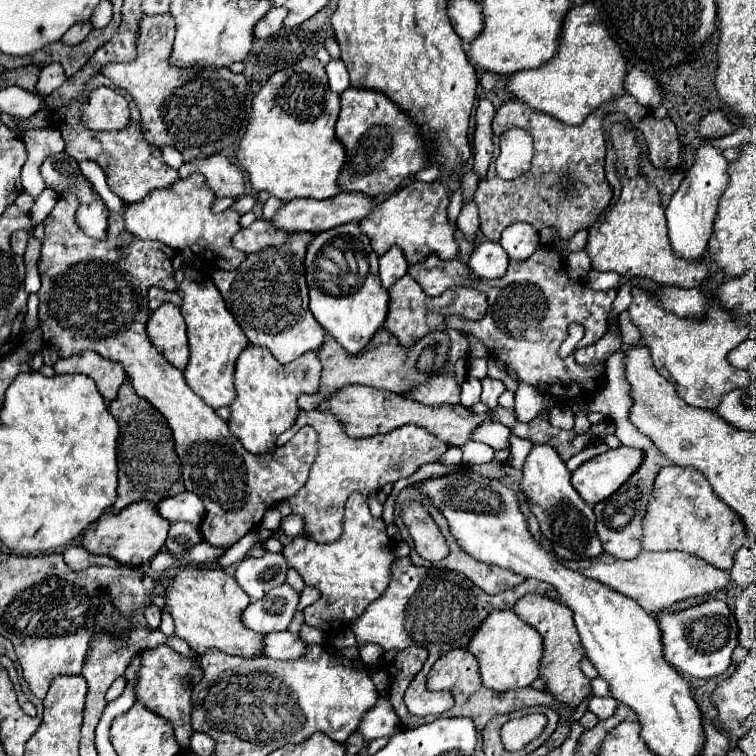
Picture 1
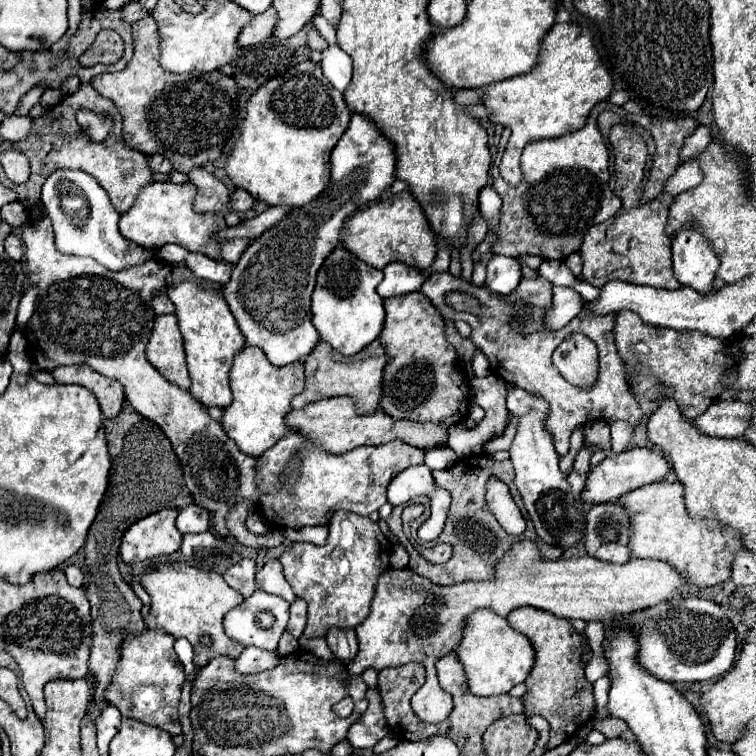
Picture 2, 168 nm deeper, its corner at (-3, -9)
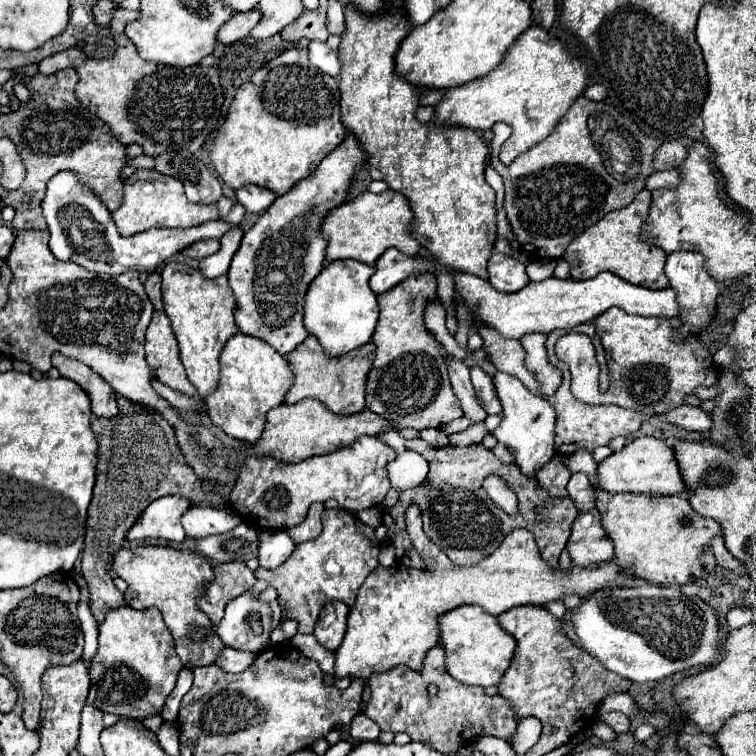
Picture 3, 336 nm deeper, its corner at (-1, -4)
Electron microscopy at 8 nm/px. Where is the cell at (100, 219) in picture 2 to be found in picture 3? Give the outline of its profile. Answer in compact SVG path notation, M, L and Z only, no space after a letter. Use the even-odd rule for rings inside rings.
M70 171L58 173L54 179L50 179L42 209L50 231L50 251L54 257L60 261L78 263L96 275L122 275L126 271L152 273L170 255L182 251L190 243L200 239L220 239L230 229L228 223L218 219L202 223L202 227L194 229L150 229L132 237L122 237L114 227L110 211L102 207L98 197L88 187L82 187L82 183L78 183Z

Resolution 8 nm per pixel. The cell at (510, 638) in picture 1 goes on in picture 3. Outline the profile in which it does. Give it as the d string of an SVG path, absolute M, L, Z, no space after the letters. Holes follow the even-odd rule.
M462 605L458 609L446 611L438 617L440 627L440 645L446 651L446 671L466 685L480 685L480 687L494 687L498 679L504 675L510 659L514 657L516 643L502 627L498 625L496 617L482 611L482 607Z

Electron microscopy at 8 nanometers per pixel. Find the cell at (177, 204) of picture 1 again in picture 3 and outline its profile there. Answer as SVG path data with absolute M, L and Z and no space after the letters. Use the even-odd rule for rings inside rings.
M138 169L128 179L124 179L124 197L122 205L112 213L116 229L120 235L128 237L152 227L160 229L188 229L202 225L212 219L220 219L216 205L190 203L184 195L182 181L166 177L154 169Z

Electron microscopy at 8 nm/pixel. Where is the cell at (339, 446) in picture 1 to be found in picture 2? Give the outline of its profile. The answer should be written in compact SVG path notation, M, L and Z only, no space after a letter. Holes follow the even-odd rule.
M294 432L278 440L272 450L258 458L258 484L264 492L260 506L266 510L266 520L272 526L302 528L328 524L328 514L338 510L350 510L370 516L386 502L386 488L392 478L408 466L424 464L424 450L406 444L404 440L388 442L384 446L360 446L346 454L330 454L322 446L312 444L302 434ZM294 452L302 452L302 468L298 484L278 490L278 464L288 464Z

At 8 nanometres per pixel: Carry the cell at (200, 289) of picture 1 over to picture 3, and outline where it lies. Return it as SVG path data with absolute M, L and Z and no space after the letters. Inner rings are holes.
M184 261L166 263L162 271L162 303L164 313L168 315L172 331L178 339L186 375L190 383L198 389L198 393L206 397L218 387L220 351L224 343L238 333L238 327L234 323L236 299L228 287L228 275L208 279L198 269L190 269Z

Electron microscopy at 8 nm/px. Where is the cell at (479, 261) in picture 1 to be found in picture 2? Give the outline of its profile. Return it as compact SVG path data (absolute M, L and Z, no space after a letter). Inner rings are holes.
M492 256L486 268L488 268L486 286L500 296L508 296L522 278L518 260L510 256Z

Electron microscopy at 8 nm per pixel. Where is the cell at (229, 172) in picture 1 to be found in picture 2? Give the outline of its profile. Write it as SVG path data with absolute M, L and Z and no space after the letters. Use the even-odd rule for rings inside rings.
M246 190L232 194L232 210L234 210L234 212L246 212L248 208L252 208L254 202L256 202L256 200L254 200Z

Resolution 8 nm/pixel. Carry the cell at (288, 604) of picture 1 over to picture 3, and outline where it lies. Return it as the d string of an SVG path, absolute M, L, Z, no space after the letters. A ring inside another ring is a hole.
M246 591L242 597L232 599L228 603L226 613L224 613L216 633L226 647L232 647L232 649L238 649L238 651L258 653L262 643L268 641L270 625L272 625L270 605L258 601L254 593ZM252 615L258 615L260 631L254 631L250 627Z

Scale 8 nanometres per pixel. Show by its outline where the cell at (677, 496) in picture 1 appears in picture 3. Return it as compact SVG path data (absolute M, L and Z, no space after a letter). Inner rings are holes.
M602 489L596 491L596 509L602 517L602 527L610 541L614 543L614 561L620 567L628 567L630 573L638 579L646 579L652 583L678 583L684 585L698 577L708 575L716 567L716 559L708 547L714 535L720 535L722 529L710 517L700 517L694 513L692 505L682 495L668 497L650 497L650 495L628 495L628 493L606 493Z

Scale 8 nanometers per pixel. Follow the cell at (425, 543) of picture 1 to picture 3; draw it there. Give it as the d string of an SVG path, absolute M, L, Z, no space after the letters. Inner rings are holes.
M408 507L405 523L410 539L414 541L416 551L422 555L426 567L410 569L406 565L378 565L366 577L358 589L354 605L350 607L344 641L334 651L334 677L358 677L366 681L372 673L388 671L398 665L418 671L426 651L440 641L438 615L460 605L478 605L490 615L500 615L518 605L544 605L548 601L562 599L566 593L576 593L584 599L584 595L590 595L596 589L616 587L632 581L630 573L618 567L614 561L588 569L572 567L568 573L550 569L538 553L534 535L526 529L514 529L500 543L500 547L480 563L456 565L422 531L418 507Z

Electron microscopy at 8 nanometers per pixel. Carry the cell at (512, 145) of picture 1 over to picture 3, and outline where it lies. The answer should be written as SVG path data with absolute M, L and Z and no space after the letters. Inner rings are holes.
M528 27L506 51L496 69L476 81L448 89L434 107L432 123L466 127L472 131L492 129L498 121L510 125L512 135L502 145L502 163L510 165L520 153L550 135L570 103L588 87L588 81L586 65L572 57L562 41L550 37L548 31L540 27Z

